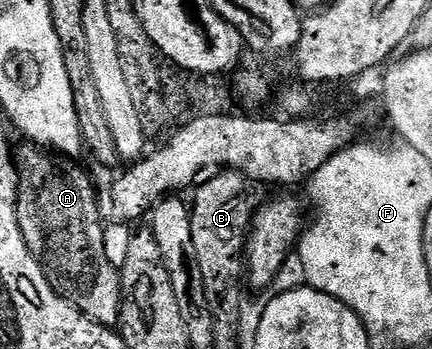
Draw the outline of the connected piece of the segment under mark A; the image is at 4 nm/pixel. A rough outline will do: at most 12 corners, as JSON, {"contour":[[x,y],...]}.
{"contour":[[17,149],[16,218],[48,282],[117,325],[93,181]]}

